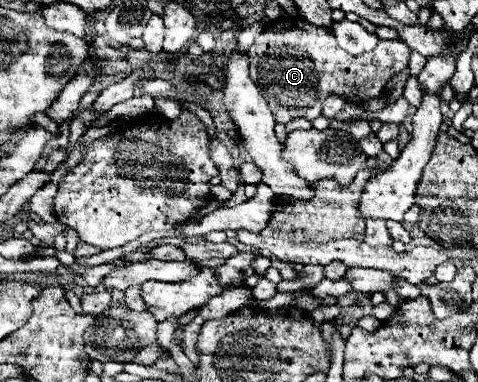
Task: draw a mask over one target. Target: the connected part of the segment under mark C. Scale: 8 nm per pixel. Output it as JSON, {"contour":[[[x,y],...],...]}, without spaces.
{"contour":[[[291,16],[281,20],[277,24],[277,30],[289,30],[289,26],[299,26],[299,32],[303,32],[303,36],[307,32],[307,46],[303,46],[301,54],[291,54],[289,50],[265,54],[265,46],[253,48],[253,52],[249,52],[251,78],[261,88],[261,94],[267,98],[277,124],[287,124],[293,118],[315,120],[317,116],[321,116],[321,106],[327,96],[339,96],[347,102],[359,104],[371,98],[379,98],[385,92],[387,82],[409,62],[411,50],[401,40],[381,40],[375,50],[351,56],[349,52],[339,48],[333,32],[329,34],[329,28],[303,22],[301,16]]]}

